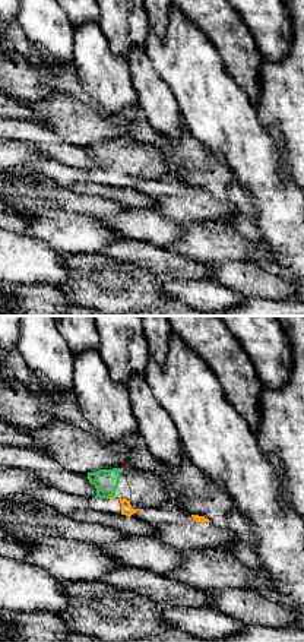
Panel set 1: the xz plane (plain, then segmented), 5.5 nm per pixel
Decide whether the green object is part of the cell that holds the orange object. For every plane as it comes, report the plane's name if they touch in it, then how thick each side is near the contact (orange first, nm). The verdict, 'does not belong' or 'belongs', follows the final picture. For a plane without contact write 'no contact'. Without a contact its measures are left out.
meets orange in xz; 20 nm thick on the orange side, 140 nm on the other

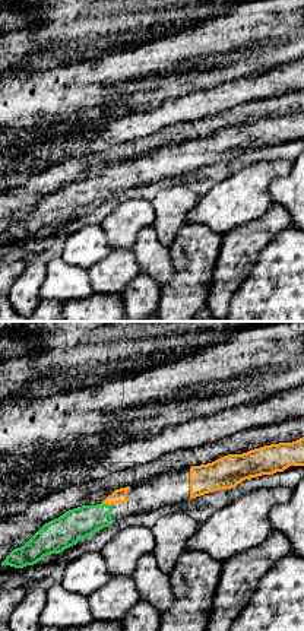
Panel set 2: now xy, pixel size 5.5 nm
meets orange in xy; 80 nm thick on the orange side, 180 nm on the other

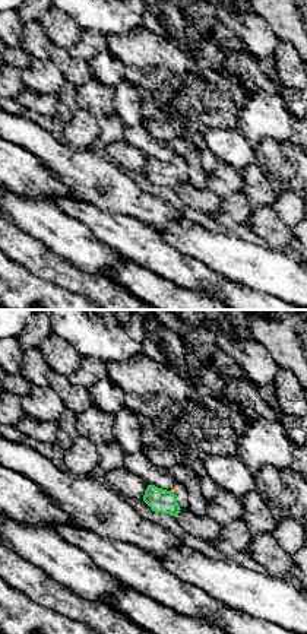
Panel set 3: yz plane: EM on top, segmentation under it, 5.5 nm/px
no contact

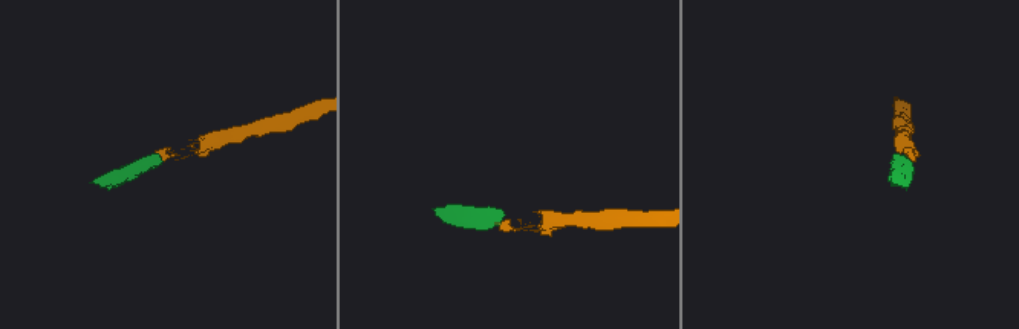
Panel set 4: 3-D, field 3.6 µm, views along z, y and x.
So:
belongs

